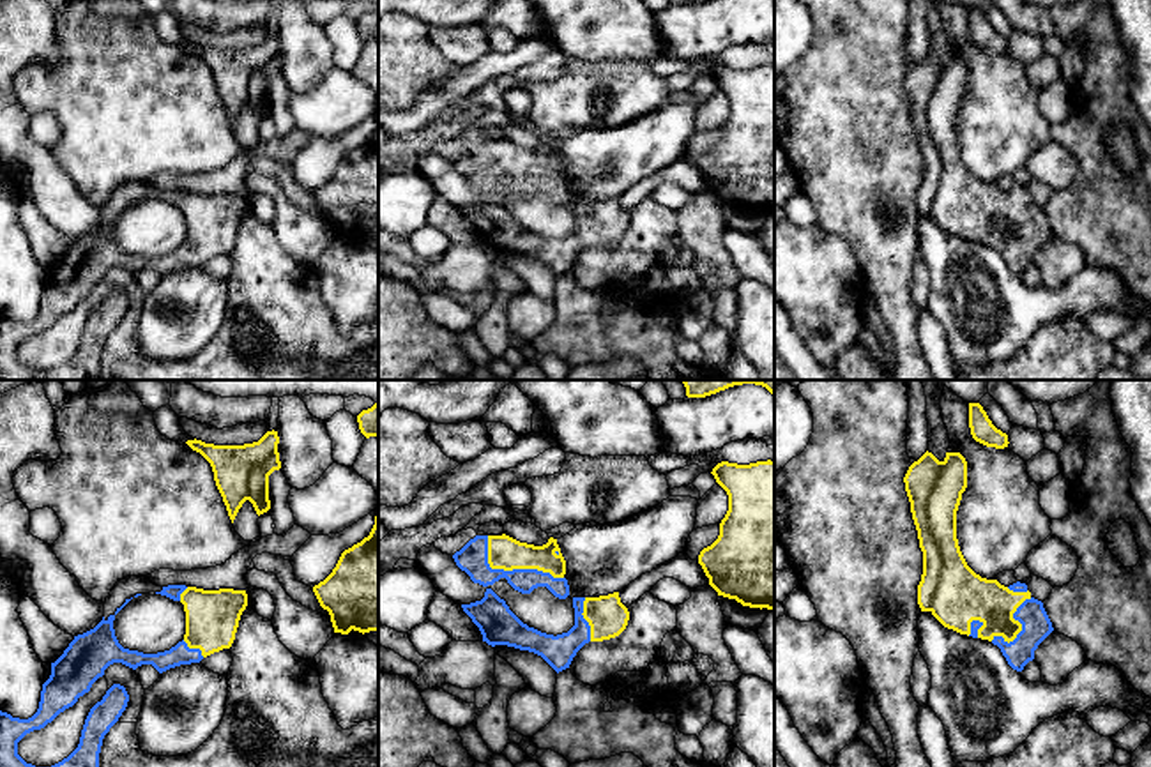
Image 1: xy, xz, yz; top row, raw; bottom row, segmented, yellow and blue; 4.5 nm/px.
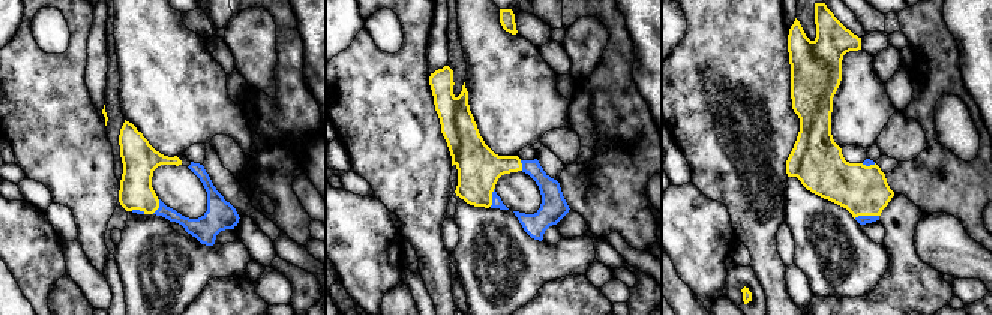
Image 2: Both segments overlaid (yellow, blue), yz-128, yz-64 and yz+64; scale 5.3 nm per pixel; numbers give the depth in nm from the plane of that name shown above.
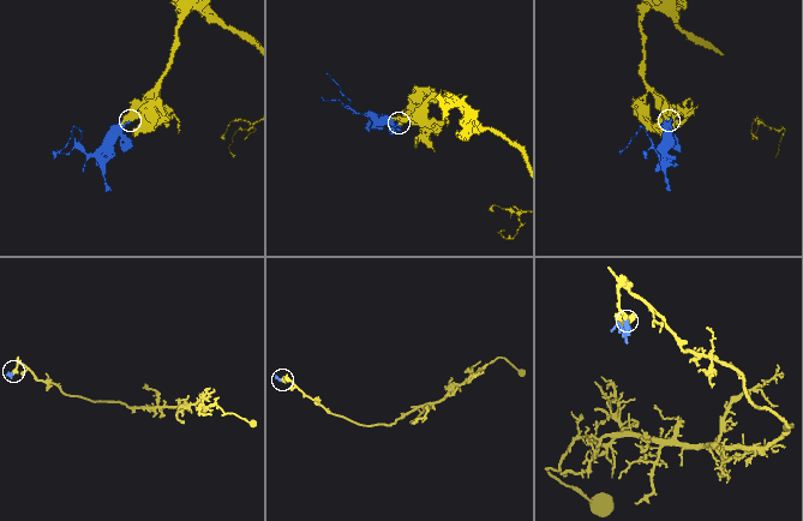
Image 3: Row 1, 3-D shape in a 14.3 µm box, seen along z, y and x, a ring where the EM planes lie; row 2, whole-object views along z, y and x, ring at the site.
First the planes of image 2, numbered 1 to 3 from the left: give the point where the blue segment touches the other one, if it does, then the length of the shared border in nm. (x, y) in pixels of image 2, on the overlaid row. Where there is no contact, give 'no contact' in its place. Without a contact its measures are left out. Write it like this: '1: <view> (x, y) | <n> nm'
1: yz-128 (158, 207) | 90 nm
2: yz-64 (491, 197) | 110 nm
3: yz+64 (866, 215) | 140 nm

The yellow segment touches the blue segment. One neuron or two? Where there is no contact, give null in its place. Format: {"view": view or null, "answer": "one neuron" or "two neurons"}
{"view": "xz", "answer": "one neuron"}

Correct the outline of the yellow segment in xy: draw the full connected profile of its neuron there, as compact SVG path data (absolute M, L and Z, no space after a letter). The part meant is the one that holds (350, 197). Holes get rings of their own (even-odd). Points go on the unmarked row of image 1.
M378 113L370 140L345 154L313 196L329 216L334 237L378 235Z

